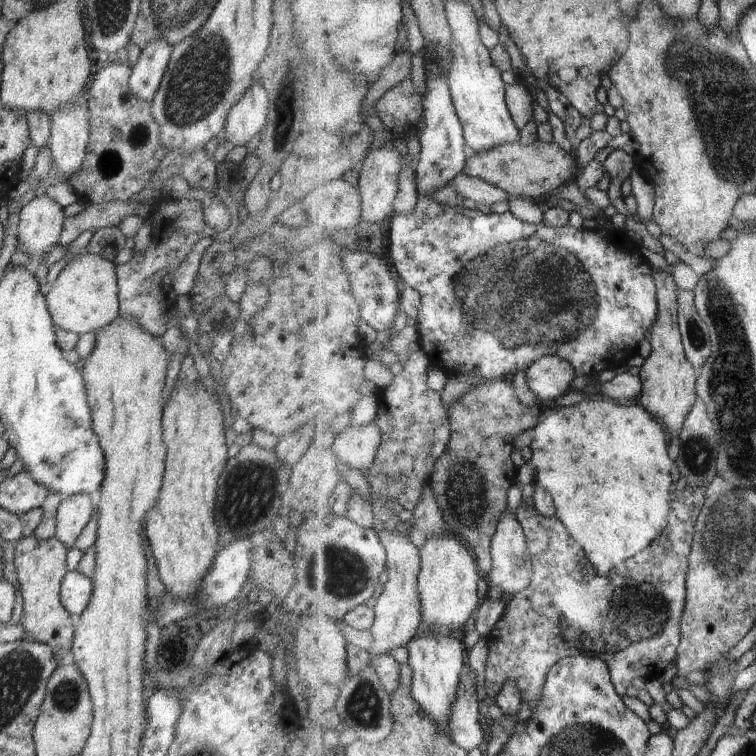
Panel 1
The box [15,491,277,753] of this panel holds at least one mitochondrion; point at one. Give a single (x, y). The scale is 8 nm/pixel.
(67, 694)

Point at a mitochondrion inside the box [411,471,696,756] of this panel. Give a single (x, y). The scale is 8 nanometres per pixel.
(639, 613)

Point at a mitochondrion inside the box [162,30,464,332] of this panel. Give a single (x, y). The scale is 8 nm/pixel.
(287, 90)

